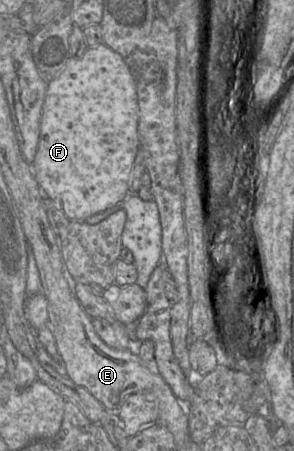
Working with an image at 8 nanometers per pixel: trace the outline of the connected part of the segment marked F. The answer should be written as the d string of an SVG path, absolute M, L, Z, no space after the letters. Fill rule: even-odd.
M104 43L88 47L79 58L69 57L58 76L47 84L32 169L45 195L58 204L70 221L85 221L128 195L129 174L139 150L138 110L136 84L128 65Z

